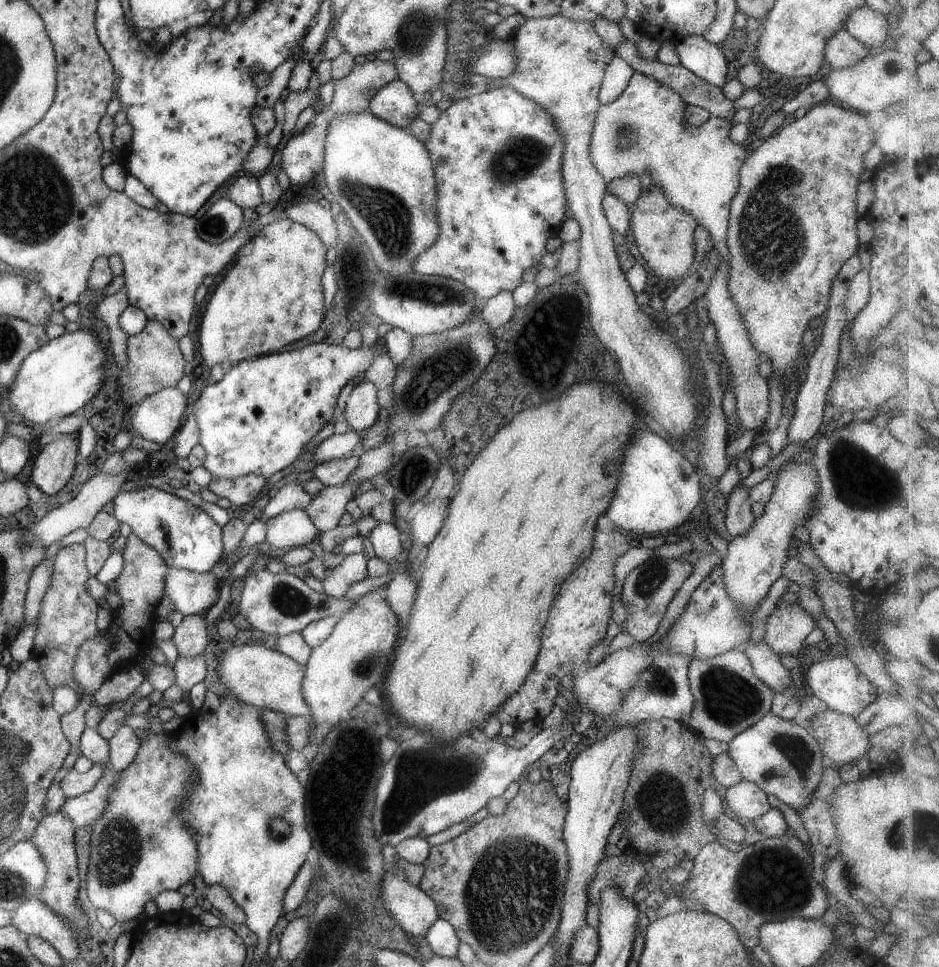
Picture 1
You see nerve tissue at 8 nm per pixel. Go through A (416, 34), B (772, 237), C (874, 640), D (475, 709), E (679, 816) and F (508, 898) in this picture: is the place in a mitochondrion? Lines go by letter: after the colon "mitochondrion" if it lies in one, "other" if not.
A: mitochondrion
B: mitochondrion
C: other
D: other
E: other
F: mitochondrion

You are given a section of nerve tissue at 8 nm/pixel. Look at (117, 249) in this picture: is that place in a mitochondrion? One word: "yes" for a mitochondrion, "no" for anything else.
no

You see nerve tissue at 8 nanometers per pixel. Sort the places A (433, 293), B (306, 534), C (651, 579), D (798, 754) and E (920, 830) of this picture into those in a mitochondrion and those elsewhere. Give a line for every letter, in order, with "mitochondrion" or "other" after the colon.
A: mitochondrion
B: other
C: mitochondrion
D: mitochondrion
E: mitochondrion

